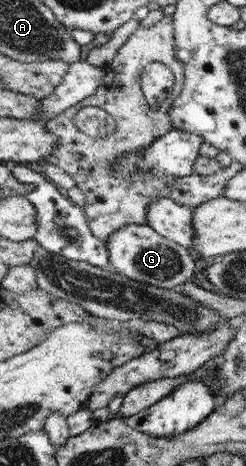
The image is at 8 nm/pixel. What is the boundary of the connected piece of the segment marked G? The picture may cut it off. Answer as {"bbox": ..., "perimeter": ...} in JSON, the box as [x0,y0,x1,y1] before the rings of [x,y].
{"bbox":[105,224,195,289],"perimeter":[[[131,224],[128,227],[123,227],[108,241],[105,244],[111,267],[127,278],[159,288],[174,289],[193,274],[195,262],[193,262],[191,254],[187,252],[187,248],[176,244],[174,240],[157,234],[153,228],[146,224]]]}

